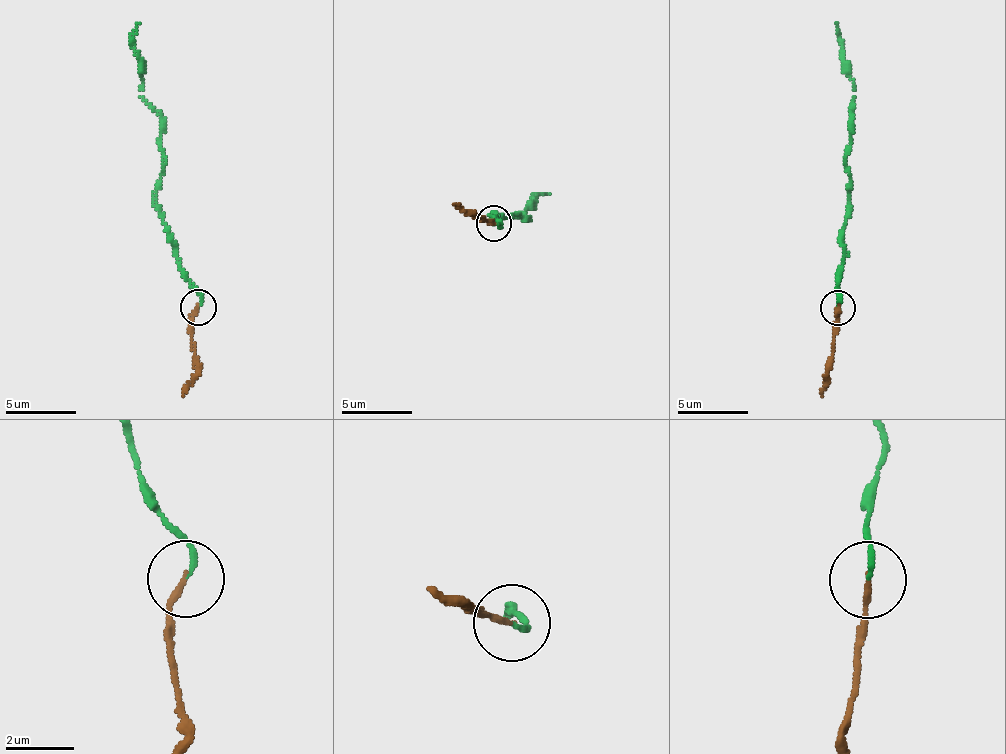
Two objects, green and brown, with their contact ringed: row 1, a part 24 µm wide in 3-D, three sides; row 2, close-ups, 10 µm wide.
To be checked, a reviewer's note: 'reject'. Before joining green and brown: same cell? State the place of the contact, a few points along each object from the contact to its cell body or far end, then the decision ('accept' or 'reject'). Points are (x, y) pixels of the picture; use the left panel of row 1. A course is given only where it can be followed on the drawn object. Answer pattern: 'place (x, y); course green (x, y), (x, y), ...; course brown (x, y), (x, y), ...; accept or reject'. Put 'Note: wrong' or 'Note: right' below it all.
place (198, 307); course green (198, 308), (201, 294), (180, 266), (156, 202), (160, 118), (139, 96), (133, 37), (139, 23); course brown (198, 308), (192, 350), (197, 378), (183, 396); accept
Note: wrong

